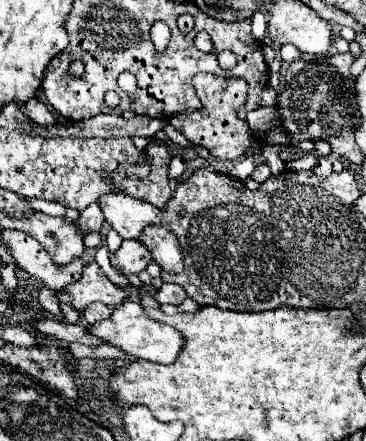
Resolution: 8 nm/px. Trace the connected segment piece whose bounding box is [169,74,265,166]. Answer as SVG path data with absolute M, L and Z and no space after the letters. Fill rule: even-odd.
M197 74L193 80L193 86L197 90L199 100L203 102L203 108L197 112L181 112L171 116L169 124L185 134L187 140L191 140L195 146L203 146L209 150L211 156L221 158L221 160L239 160L243 158L249 150L255 150L255 164L265 164L265 158L261 156L261 136L253 134L249 130L247 120L237 118L235 110L243 106L245 96L247 96L247 84L239 78L217 78L213 74Z

